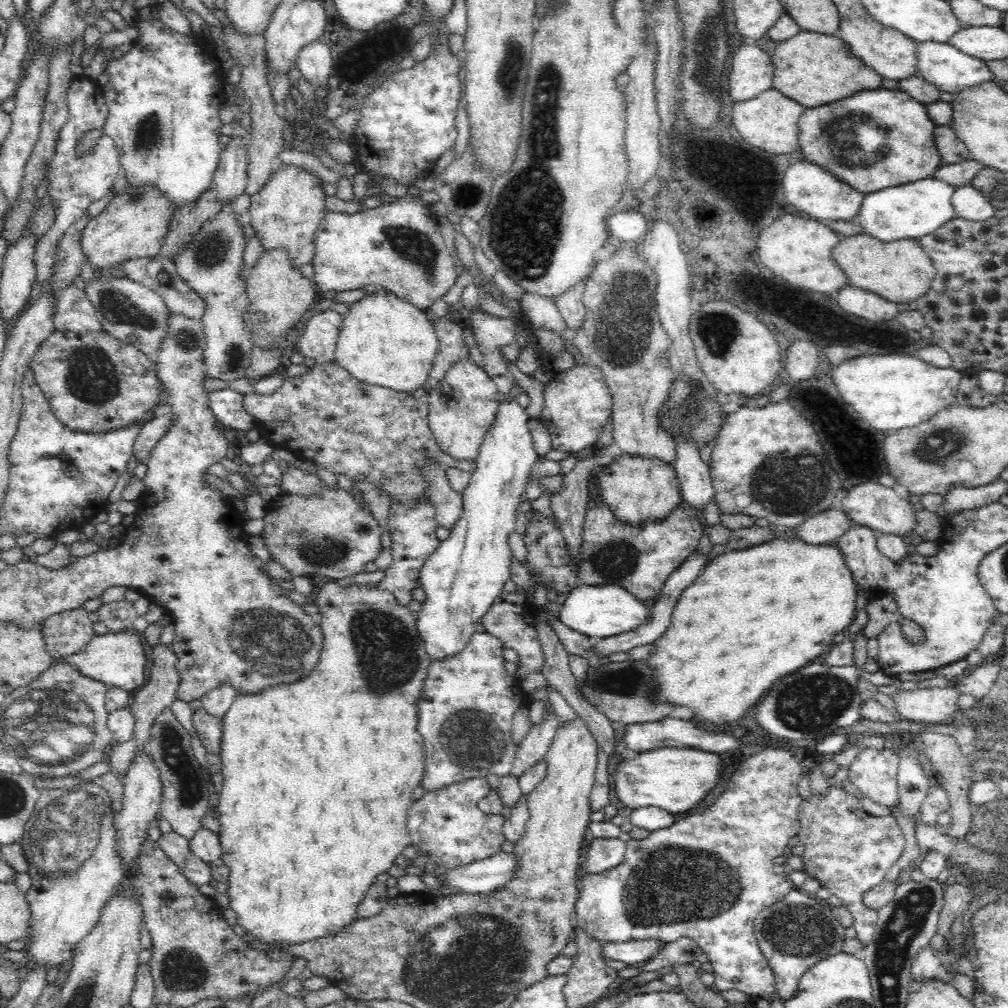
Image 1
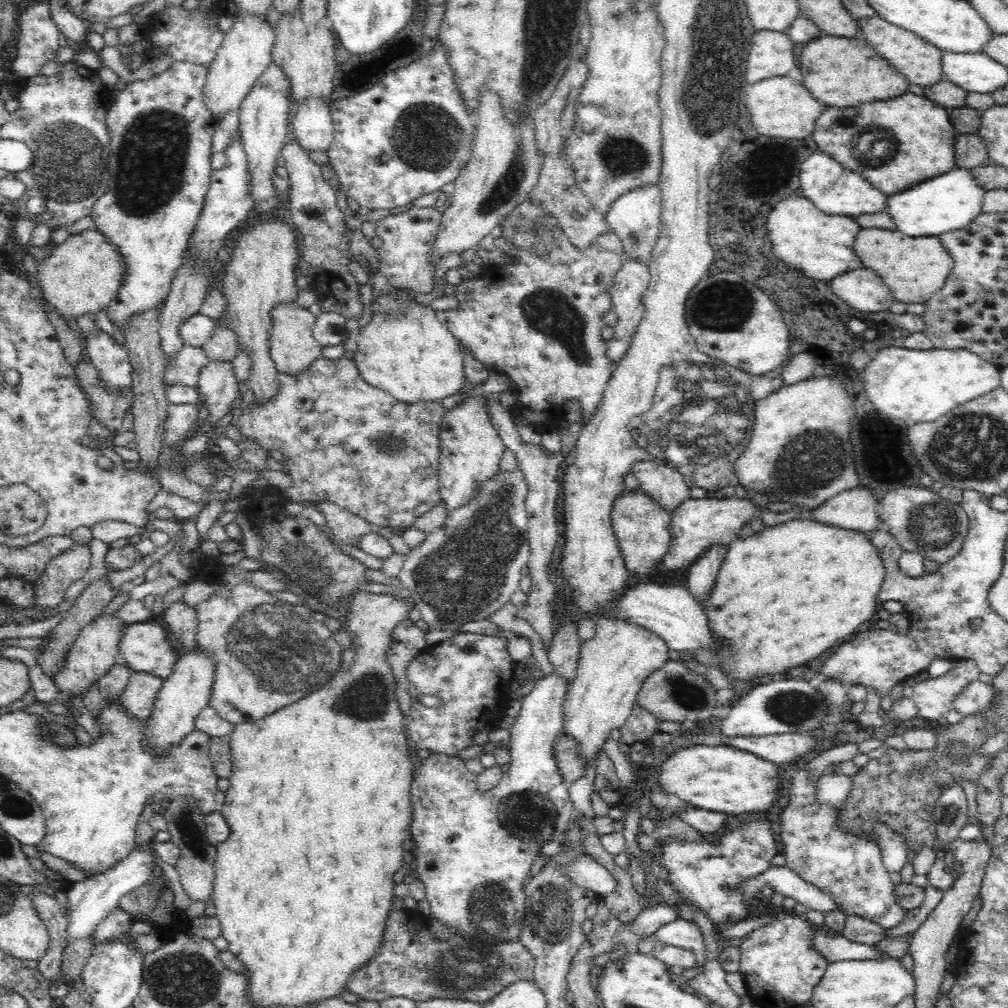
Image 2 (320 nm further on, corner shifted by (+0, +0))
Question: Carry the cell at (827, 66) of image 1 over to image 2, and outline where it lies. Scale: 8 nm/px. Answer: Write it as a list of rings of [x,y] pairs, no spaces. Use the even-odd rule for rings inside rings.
[[[826,35],[822,38],[811,40],[806,44],[800,54],[800,72],[802,83],[810,91],[816,100],[828,104],[828,106],[858,106],[858,102],[874,102],[874,98],[894,98],[894,94],[906,94],[909,92],[910,82],[902,78],[900,74],[894,74],[878,53],[870,48],[864,38],[842,38]]]

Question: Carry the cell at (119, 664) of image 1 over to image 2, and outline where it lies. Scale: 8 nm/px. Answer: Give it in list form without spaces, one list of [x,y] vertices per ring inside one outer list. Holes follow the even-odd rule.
[[[145,621],[126,626],[119,642],[119,656],[124,657],[125,664],[135,673],[149,673],[162,680],[168,679],[174,670],[175,662],[180,658],[170,642],[172,638],[164,626],[158,622]]]

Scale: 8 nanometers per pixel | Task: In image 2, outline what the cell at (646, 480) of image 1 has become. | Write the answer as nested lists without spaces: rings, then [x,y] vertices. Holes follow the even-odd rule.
[[[626,491],[614,501],[611,522],[624,566],[632,576],[650,576],[668,554],[671,545],[671,516],[644,491]]]

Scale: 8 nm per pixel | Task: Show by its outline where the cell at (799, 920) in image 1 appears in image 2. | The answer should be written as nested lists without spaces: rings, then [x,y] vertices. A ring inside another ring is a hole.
[[[818,931],[814,936],[814,951],[820,951],[829,963],[842,960],[882,960],[888,957],[884,953],[878,953],[876,946],[859,944],[847,940],[842,934],[831,931]]]

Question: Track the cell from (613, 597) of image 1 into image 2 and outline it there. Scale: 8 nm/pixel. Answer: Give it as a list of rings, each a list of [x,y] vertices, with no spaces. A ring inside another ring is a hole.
[[[638,584],[630,588],[626,594],[622,594],[622,600],[614,604],[614,608],[608,612],[610,616],[618,616],[631,624],[641,626],[650,630],[668,645],[669,650],[678,652],[693,652],[698,649],[715,651],[710,640],[710,632],[706,630],[706,613],[703,606],[694,600],[686,587],[679,585],[660,585],[660,584]]]

